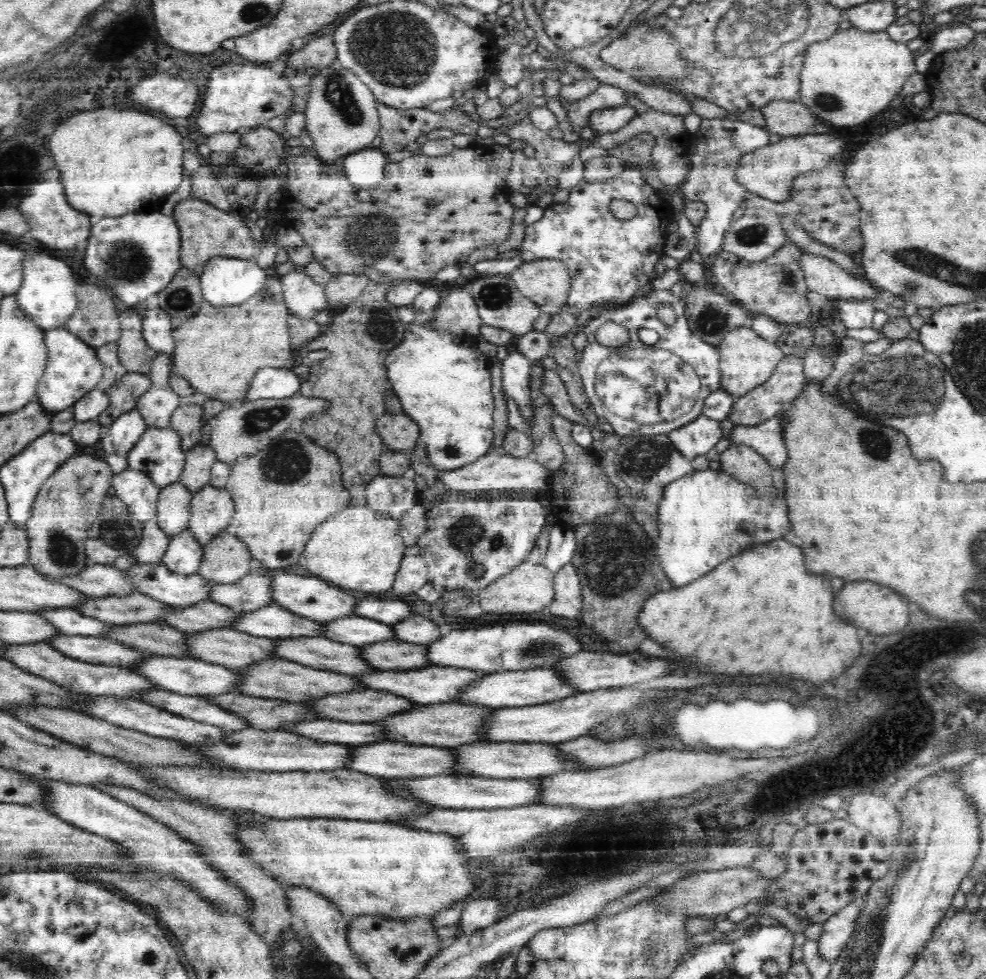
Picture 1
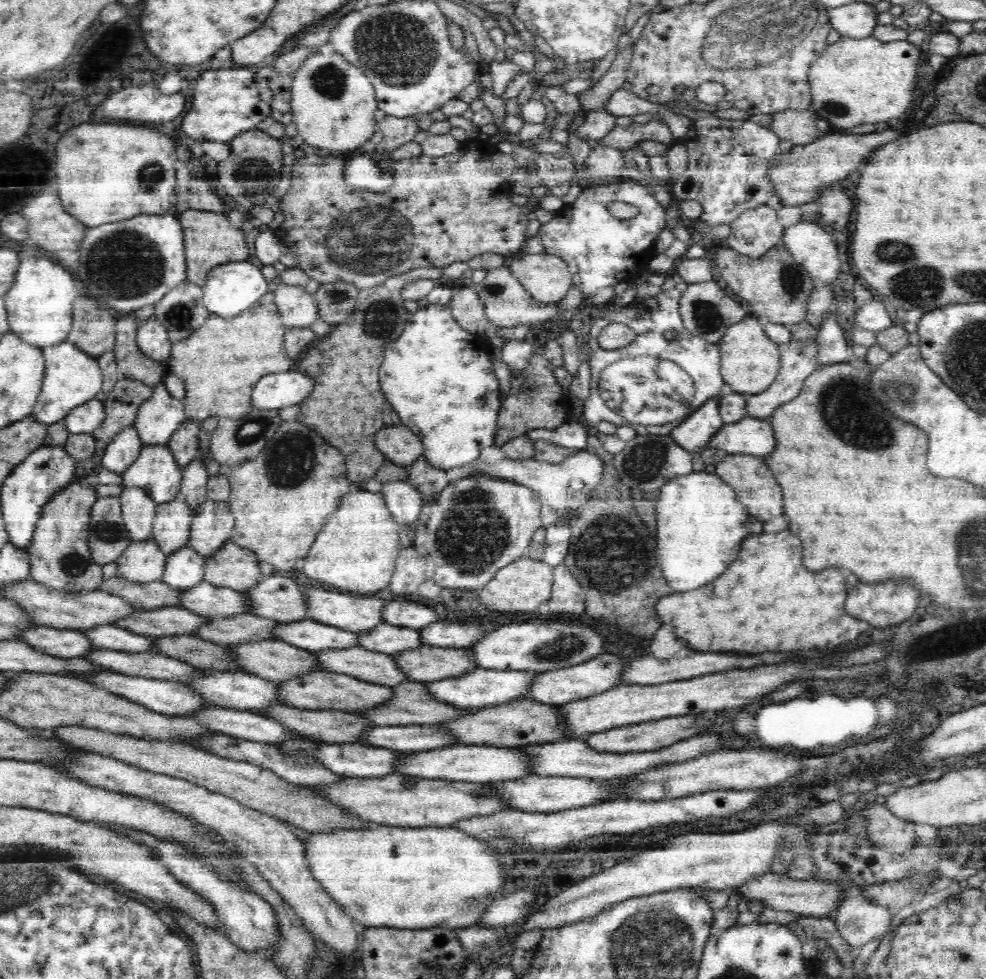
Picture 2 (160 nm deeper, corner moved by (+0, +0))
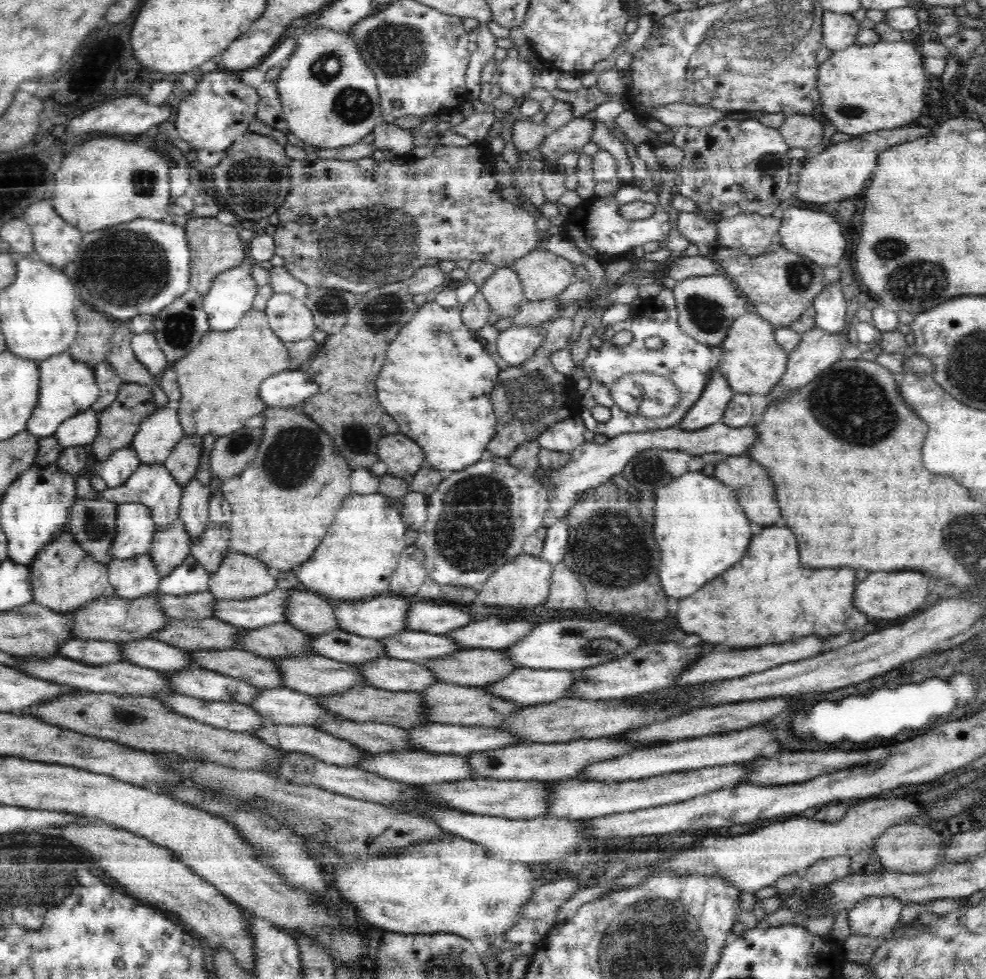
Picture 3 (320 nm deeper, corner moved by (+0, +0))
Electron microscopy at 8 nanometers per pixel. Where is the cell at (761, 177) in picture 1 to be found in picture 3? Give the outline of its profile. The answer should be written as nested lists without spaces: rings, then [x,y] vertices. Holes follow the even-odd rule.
[[[910,124],[890,130],[878,130],[852,137],[847,141],[830,146],[822,154],[810,158],[804,166],[798,192],[795,196],[799,202],[816,202],[826,204],[834,200],[846,200],[850,196],[856,196],[862,188],[866,188],[866,180],[870,180],[870,172],[874,172],[879,153],[894,144],[902,144],[906,140],[918,140],[918,136],[926,136],[932,130],[925,125]]]

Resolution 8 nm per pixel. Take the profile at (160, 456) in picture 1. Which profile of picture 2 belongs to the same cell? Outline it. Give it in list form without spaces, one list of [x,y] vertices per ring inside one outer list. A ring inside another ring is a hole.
[[[147,443],[123,472],[121,486],[140,485],[158,505],[173,502],[183,479],[183,469],[166,443]]]

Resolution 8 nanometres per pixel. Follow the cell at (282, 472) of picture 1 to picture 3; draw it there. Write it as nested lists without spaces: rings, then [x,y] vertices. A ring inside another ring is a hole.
[[[267,407],[262,413],[264,413],[268,419],[264,422],[265,432],[261,443],[258,445],[258,456],[256,456],[254,462],[243,469],[241,473],[227,477],[226,480],[222,482],[221,486],[221,494],[231,506],[231,538],[229,550],[254,556],[258,560],[261,560],[268,568],[276,568],[280,571],[296,570],[298,564],[306,562],[306,560],[312,556],[312,552],[318,548],[318,544],[320,544],[322,538],[326,536],[326,528],[330,528],[330,520],[334,520],[334,512],[338,512],[342,500],[344,500],[348,494],[355,493],[349,481],[352,470],[348,466],[348,463],[346,463],[344,457],[340,455],[340,452],[334,448],[332,438],[330,438],[322,428],[318,428],[318,424],[310,419],[308,415],[300,414],[300,410],[297,410],[295,407]]]

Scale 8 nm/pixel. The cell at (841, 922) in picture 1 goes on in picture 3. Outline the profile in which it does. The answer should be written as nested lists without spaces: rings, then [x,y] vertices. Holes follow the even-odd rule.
[[[892,895],[867,896],[848,911],[851,933],[888,938],[893,926],[900,920],[904,905]]]

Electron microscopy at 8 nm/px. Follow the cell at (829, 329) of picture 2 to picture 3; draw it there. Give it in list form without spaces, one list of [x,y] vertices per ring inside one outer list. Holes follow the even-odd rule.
[[[839,280],[823,288],[814,299],[813,308],[817,313],[815,323],[819,330],[826,331],[826,334],[841,334],[847,329],[846,298]]]

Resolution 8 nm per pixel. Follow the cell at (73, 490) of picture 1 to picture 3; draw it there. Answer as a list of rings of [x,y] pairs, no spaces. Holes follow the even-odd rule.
[[[70,522],[64,523],[51,544],[43,546],[35,554],[30,568],[33,602],[65,615],[102,595],[109,582],[107,566],[94,561],[85,549],[78,545],[77,538],[70,533]]]

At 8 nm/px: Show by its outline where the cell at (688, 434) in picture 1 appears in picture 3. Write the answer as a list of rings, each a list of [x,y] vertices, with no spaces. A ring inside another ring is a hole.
[[[714,369],[702,394],[682,417],[678,426],[684,431],[694,432],[720,422],[734,395],[735,392],[723,378],[719,369]]]

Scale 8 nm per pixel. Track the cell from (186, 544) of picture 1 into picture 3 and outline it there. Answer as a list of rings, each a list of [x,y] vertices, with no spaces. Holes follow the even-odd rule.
[[[192,555],[183,560],[170,574],[159,580],[158,591],[172,596],[186,596],[209,590],[209,578],[206,569]]]

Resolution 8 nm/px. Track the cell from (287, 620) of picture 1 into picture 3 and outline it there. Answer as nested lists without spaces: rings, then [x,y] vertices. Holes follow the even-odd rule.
[[[342,628],[326,634],[309,635],[309,638],[316,654],[352,666],[387,656],[380,647],[380,640],[349,633]]]

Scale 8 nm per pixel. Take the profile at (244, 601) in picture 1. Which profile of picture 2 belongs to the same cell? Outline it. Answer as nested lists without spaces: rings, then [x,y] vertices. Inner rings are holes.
[[[264,577],[254,588],[244,593],[250,601],[250,612],[277,622],[311,620],[303,610],[302,591],[292,578]]]

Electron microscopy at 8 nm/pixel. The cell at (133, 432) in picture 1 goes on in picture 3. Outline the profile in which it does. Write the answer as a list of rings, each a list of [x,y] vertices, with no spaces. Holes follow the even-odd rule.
[[[132,445],[126,446],[116,450],[102,462],[101,477],[108,488],[114,488],[123,484],[140,464],[141,461]]]

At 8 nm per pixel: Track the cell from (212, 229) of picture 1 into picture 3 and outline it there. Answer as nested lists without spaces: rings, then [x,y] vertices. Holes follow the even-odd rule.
[[[191,217],[190,220],[182,223],[190,249],[190,286],[204,296],[219,273],[236,268],[244,262],[245,243],[240,240],[234,226],[223,225],[216,217]]]

